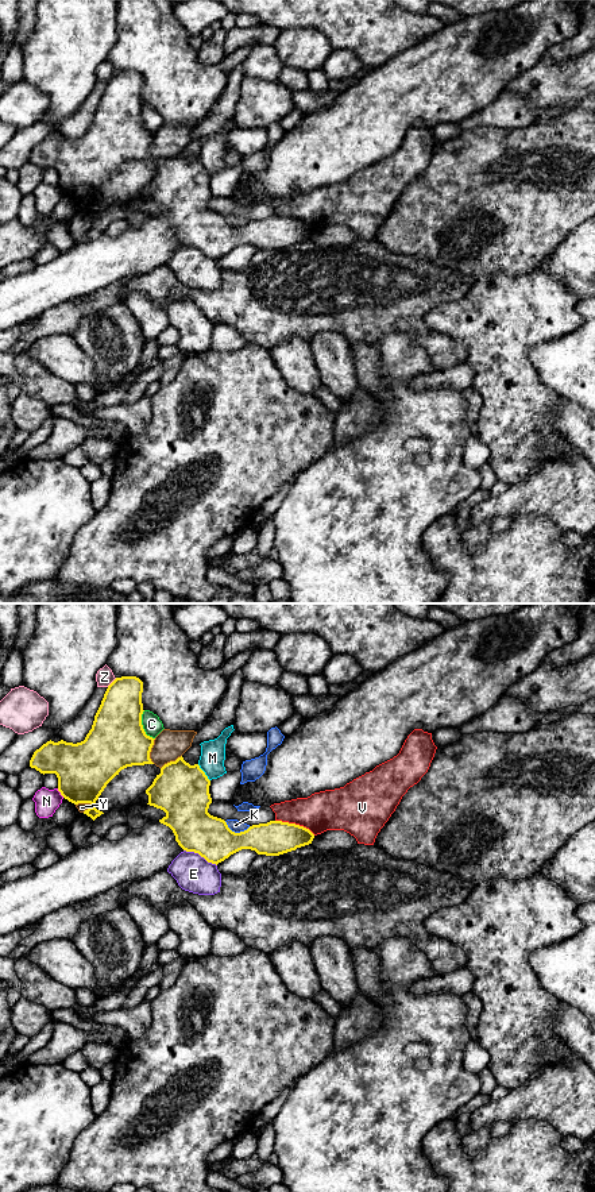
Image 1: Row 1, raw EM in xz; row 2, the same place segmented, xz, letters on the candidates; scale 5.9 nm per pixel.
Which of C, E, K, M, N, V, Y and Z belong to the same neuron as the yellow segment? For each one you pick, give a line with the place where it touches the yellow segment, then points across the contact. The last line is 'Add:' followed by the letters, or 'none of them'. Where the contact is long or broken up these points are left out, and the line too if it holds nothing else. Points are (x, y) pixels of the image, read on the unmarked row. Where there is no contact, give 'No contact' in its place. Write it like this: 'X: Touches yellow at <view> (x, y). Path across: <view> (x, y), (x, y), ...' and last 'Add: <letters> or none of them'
Add: none of them

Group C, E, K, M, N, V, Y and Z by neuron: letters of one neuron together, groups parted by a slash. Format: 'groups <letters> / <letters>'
groups C / E / K / M / N / V / Y / Z

